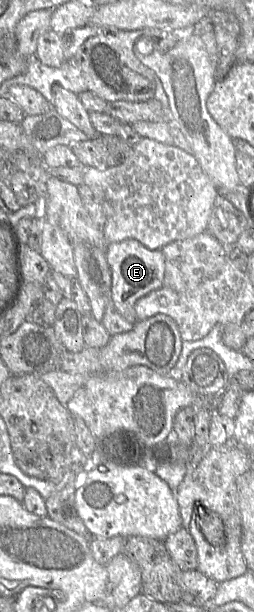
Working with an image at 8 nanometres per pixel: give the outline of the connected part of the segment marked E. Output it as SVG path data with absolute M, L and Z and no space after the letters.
M134 239L107 243L106 259L111 269L111 300L117 312L128 322L138 322L134 305L136 301L163 286L165 259L161 250L150 250Z

